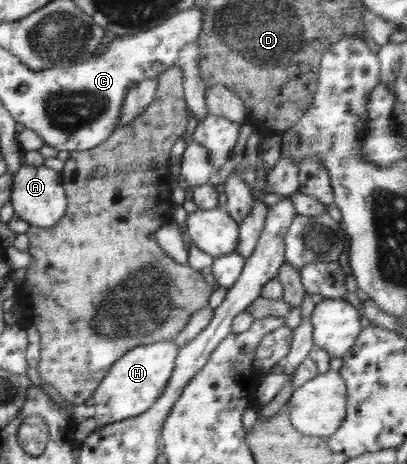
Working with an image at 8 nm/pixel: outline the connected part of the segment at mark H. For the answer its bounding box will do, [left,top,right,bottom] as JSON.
[71,340,179,447]

